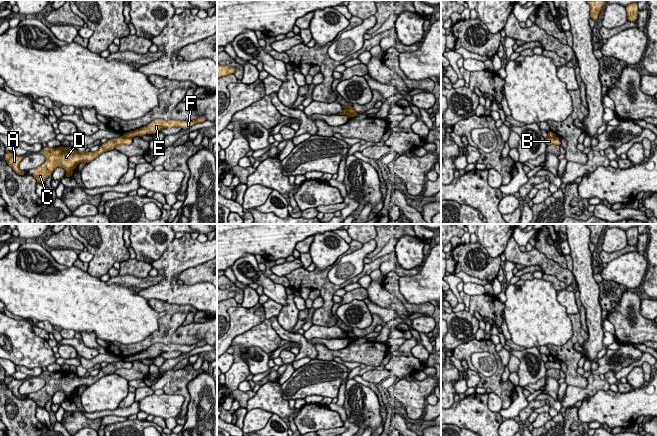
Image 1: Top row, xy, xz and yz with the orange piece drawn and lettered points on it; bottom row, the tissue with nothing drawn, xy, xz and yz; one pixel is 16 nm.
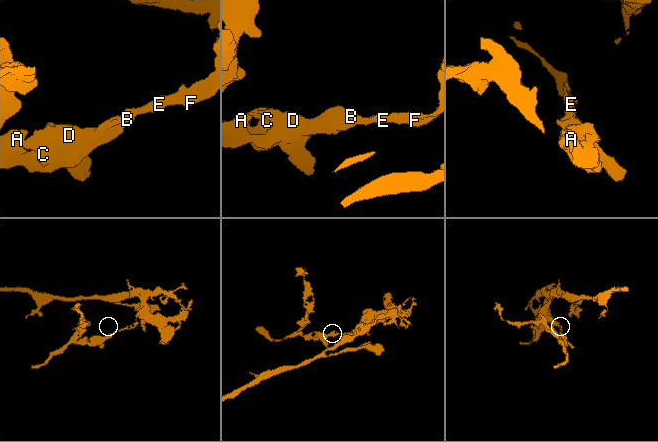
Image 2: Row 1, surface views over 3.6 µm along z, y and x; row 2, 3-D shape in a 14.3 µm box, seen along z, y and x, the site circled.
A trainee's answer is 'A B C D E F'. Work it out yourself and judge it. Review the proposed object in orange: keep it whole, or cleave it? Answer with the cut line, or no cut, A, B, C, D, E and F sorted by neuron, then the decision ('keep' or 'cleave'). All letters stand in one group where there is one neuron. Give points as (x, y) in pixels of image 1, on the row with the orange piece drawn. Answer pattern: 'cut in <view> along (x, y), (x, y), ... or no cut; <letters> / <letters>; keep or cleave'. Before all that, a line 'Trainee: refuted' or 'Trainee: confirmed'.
Trainee: refuted
cut in xy along (122, 136), (131, 138); A B C D / E F; cleave

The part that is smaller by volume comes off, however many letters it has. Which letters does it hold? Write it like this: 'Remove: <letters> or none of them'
Remove: A, B, C, D

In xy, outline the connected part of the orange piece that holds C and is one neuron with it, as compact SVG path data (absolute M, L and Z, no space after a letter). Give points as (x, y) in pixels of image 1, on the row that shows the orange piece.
M118 137L109 139L101 144L96 152L79 152L70 147L49 148L44 147L42 155L45 156L45 162L34 169L33 176L40 184L45 184L46 179L53 173L57 167L63 167L66 171L65 177L72 177L73 170L80 162L86 164L100 156L102 153L115 150L118 145L130 145L132 138Z

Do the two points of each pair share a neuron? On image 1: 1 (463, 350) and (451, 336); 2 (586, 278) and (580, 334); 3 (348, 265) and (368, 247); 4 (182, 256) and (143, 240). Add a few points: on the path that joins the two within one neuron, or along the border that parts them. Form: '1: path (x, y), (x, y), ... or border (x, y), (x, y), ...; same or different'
1: border (475, 338), (460, 343), (453, 350); different
2: border (588, 332), (582, 345), (574, 345), (582, 355); different
3: path (353, 261), (363, 251); same
4: border (175, 238), (163, 253), (153, 261); different

